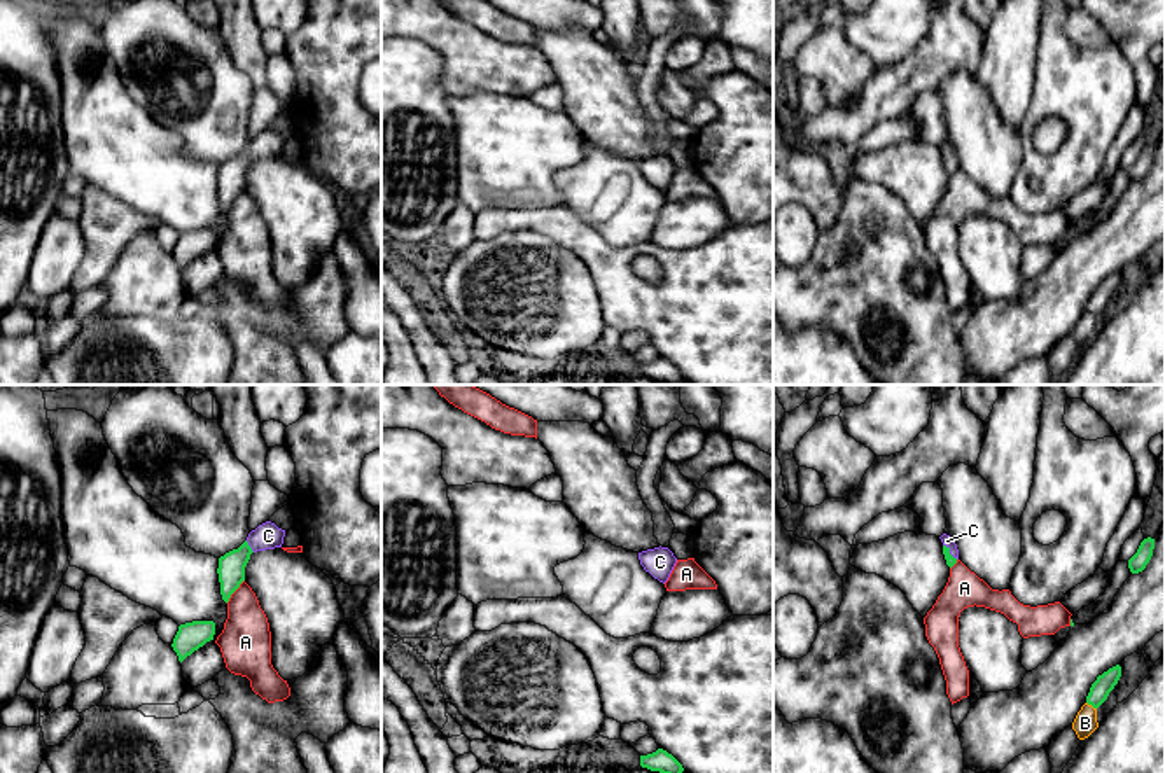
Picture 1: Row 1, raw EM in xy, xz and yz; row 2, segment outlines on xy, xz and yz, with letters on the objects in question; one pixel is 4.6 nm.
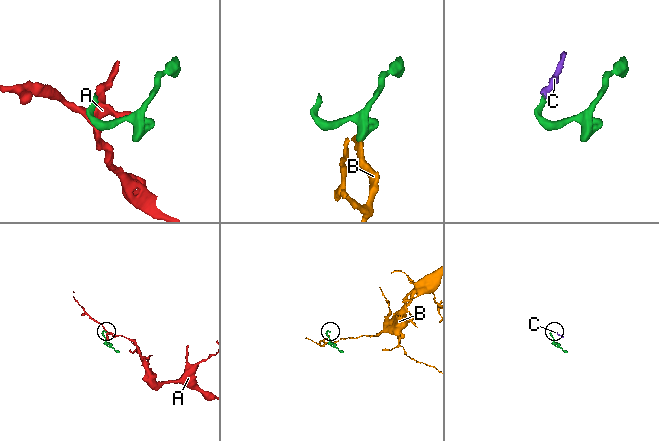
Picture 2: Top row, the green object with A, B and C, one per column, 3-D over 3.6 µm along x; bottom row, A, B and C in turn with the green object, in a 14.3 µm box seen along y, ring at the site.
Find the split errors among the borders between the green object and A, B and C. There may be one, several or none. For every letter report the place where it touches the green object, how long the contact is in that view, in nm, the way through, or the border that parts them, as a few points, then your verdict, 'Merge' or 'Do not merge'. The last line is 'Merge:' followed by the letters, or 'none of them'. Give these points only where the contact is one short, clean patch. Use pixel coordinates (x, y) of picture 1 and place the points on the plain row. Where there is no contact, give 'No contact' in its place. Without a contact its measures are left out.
A: Touches green at xy (235, 198). Shared border 140 nm. Do not merge
B: Touches green at yz (1092, 313). Shared border 60 nm. Boundary: yz (1087, 310), (1095, 317). Do not merge
C: Touches green at xy (249, 154). Shared border 70 nm. Path across: xy (231, 175), (249, 154), (268, 144). Merge
Merge: C

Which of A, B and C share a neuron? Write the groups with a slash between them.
A / B / C

